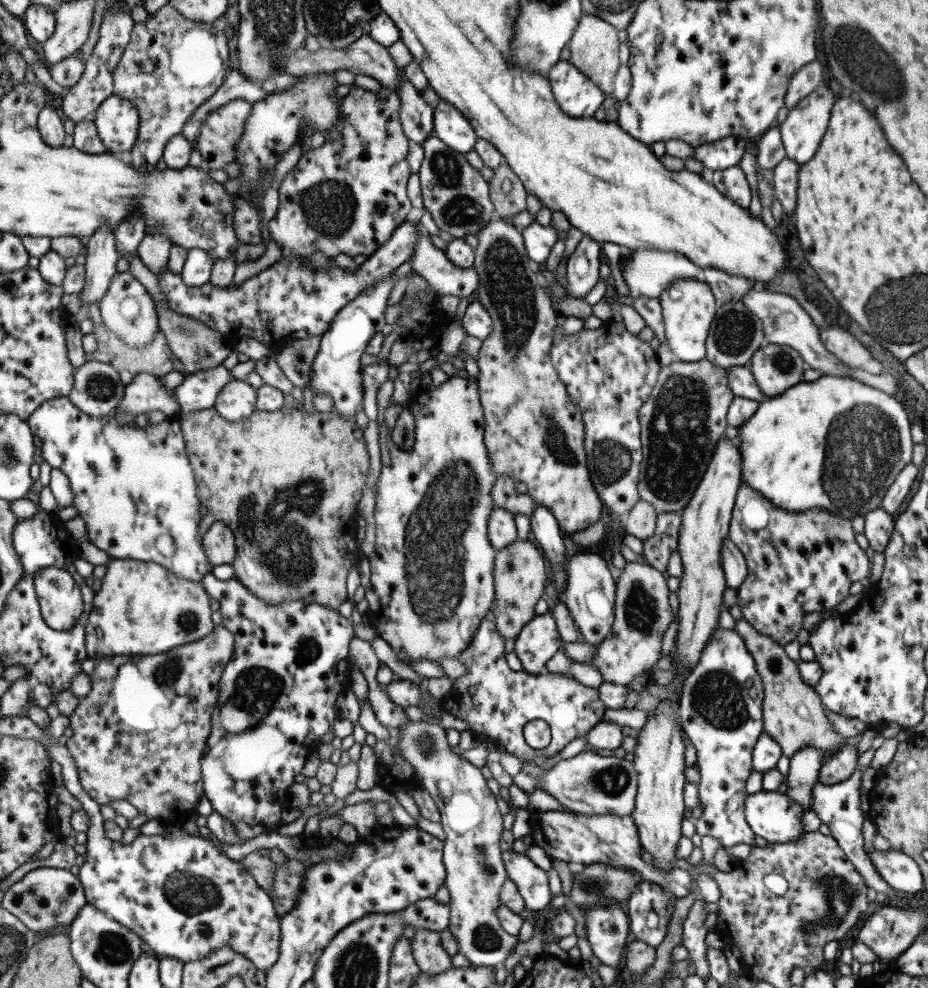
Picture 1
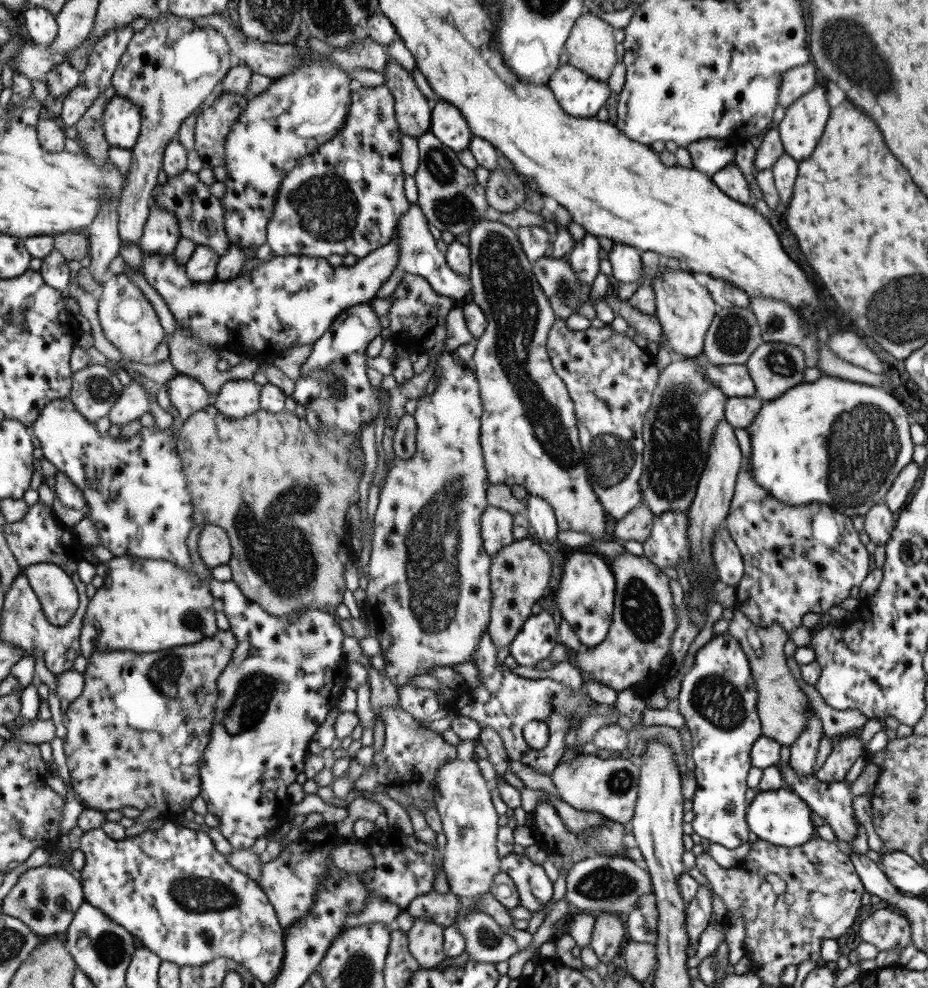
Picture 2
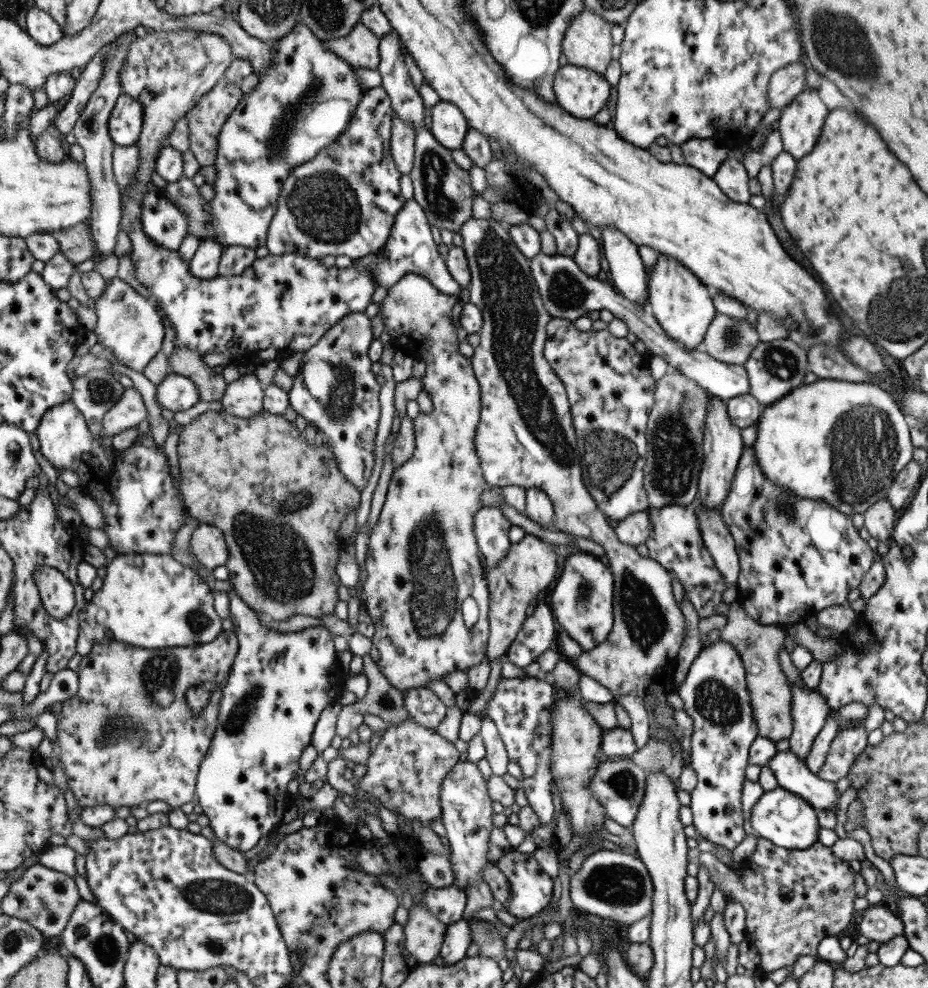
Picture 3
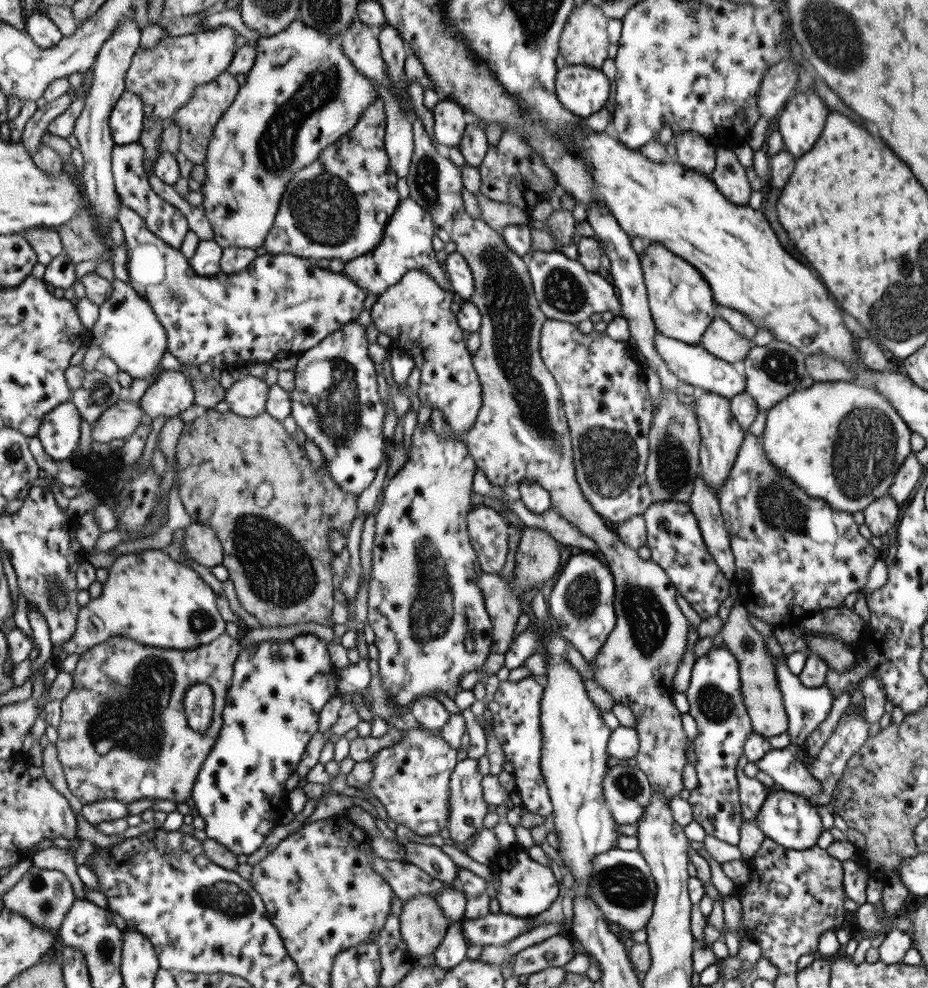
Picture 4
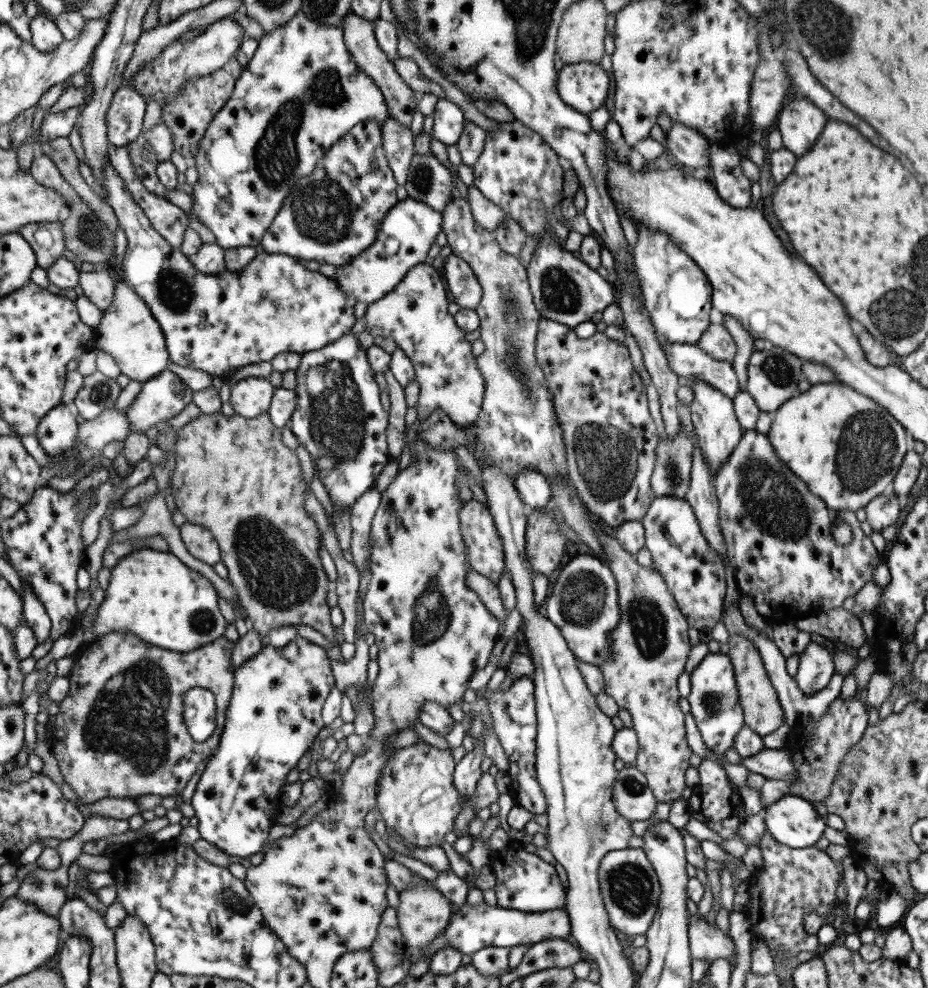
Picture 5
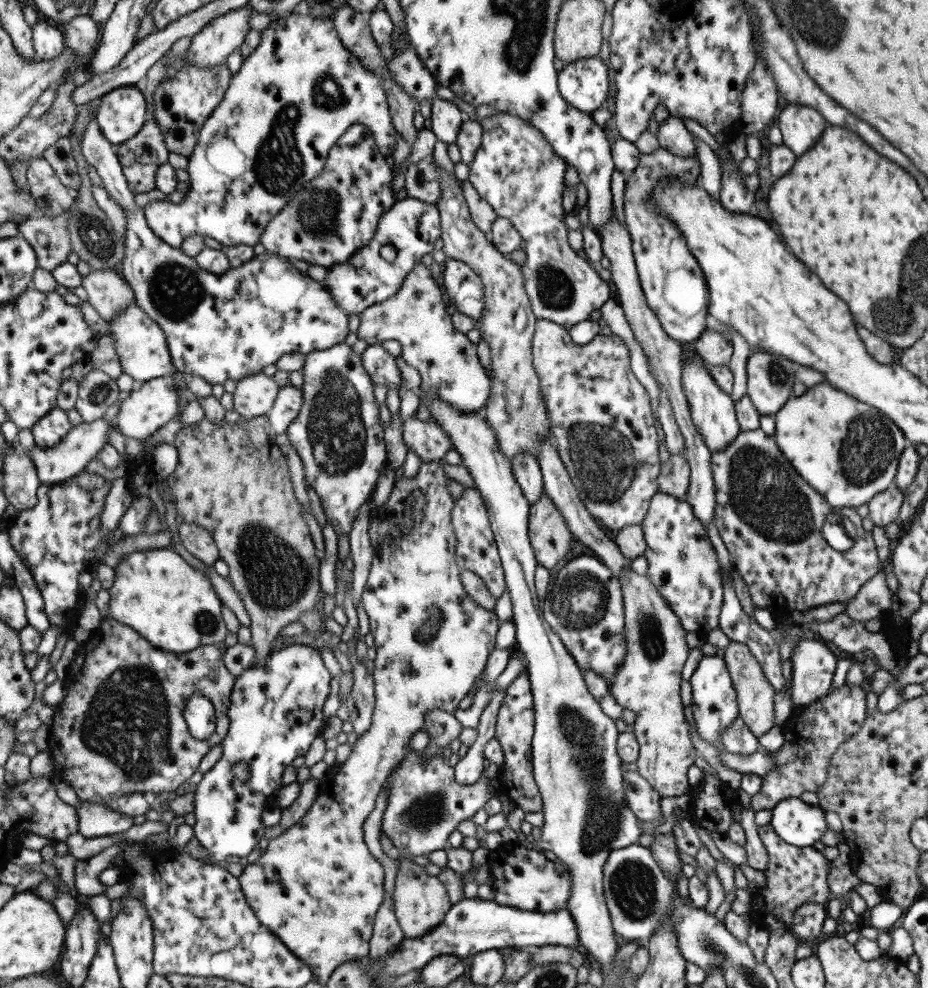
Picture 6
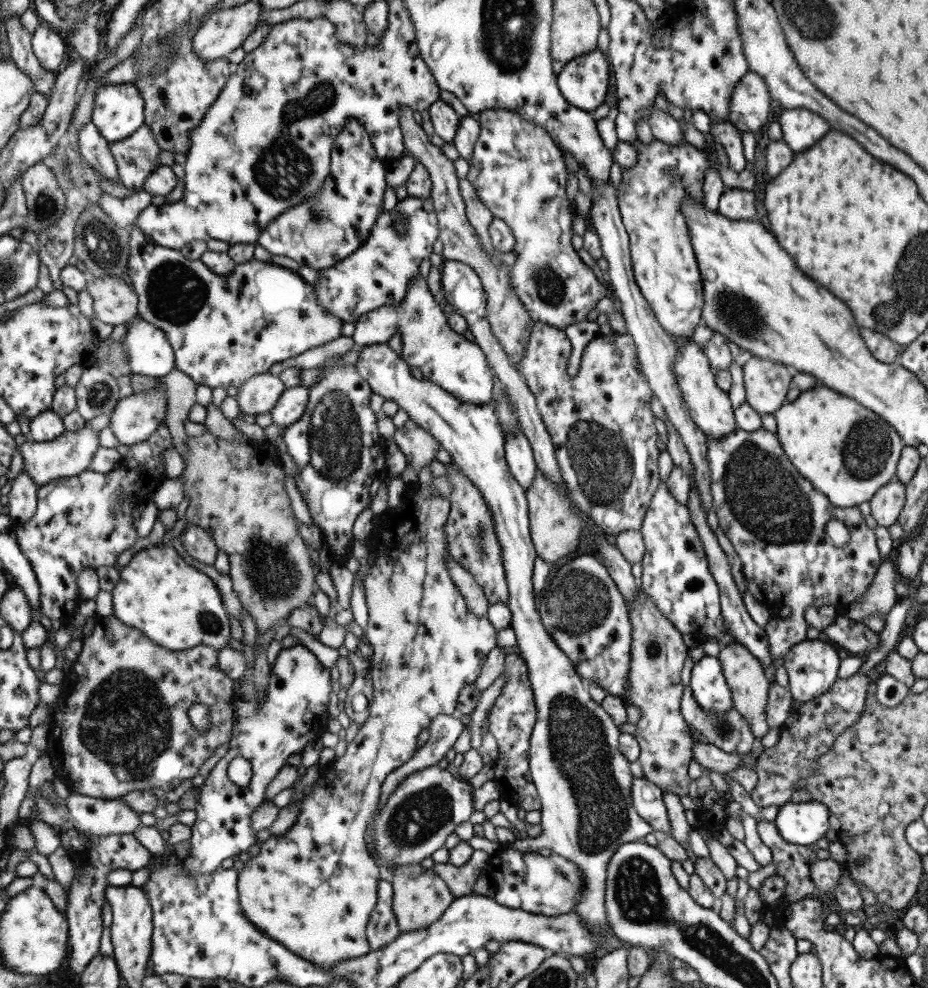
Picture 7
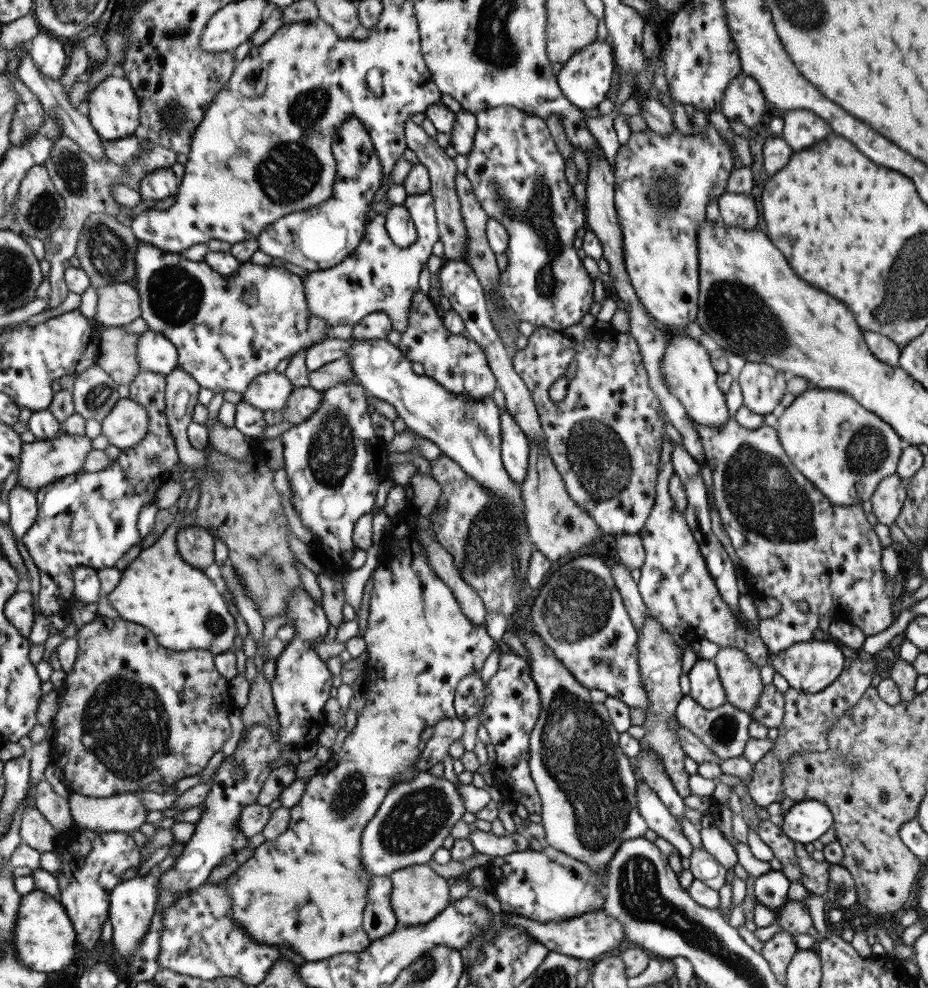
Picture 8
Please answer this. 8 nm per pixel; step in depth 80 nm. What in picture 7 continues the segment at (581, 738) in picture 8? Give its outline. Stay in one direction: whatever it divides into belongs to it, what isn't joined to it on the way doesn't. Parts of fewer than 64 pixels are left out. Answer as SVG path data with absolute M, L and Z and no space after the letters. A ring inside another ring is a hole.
M386 343L365 345L359 351L355 364L357 375L369 385L373 393L381 395L383 399L395 401L395 405L404 410L409 421L414 422L425 433L429 433L441 446L442 450L449 452L452 463L465 475L481 493L483 501L494 521L495 534L501 545L504 577L506 580L508 599L507 608L510 610L510 627L514 632L514 643L519 649L520 657L524 660L528 682L532 690L536 719L528 742L528 767L530 777L540 802L540 833L527 842L527 849L538 851L545 848L565 858L573 866L577 866L581 874L581 897L573 912L581 918L581 922L592 932L594 941L607 948L611 939L607 924L604 906L604 887L606 880L607 862L613 852L624 842L633 842L643 839L647 832L653 832L649 823L645 822L632 808L630 786L632 781L629 773L629 761L618 749L619 729L613 724L611 717L592 701L588 693L586 682L575 672L570 660L557 649L555 641L545 632L536 611L536 598L532 587L532 566L536 559L536 552L528 533L528 509L524 488L510 475L504 459L504 438L495 410L490 404L473 406L463 404L453 398L449 392L439 389L433 382L413 378L407 363L397 355Z

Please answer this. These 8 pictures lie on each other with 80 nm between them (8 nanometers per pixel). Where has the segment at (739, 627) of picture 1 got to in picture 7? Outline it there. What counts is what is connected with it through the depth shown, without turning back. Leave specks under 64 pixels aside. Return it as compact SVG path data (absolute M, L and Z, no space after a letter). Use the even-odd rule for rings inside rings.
M735 642L721 647L717 660L726 678L725 684L729 687L731 693L732 707L745 718L751 734L759 740L768 730L764 710L767 698L766 692L770 684L764 675L762 664L755 657L752 657L747 648Z

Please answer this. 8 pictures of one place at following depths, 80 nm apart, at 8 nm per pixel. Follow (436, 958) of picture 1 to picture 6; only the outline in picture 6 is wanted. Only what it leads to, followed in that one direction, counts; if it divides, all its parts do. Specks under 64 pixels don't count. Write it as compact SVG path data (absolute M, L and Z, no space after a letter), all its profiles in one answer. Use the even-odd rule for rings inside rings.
M400 859L398 868L392 893L394 916L404 938L417 938L441 924L452 904L437 877L429 876L408 859Z

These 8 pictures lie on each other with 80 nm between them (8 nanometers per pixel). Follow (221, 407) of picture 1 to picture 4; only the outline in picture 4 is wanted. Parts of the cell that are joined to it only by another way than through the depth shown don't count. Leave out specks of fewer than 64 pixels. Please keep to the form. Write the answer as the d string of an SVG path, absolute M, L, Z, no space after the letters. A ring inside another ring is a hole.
M243 376L225 390L224 402L232 414L244 418L257 417L265 411L268 386L253 376Z

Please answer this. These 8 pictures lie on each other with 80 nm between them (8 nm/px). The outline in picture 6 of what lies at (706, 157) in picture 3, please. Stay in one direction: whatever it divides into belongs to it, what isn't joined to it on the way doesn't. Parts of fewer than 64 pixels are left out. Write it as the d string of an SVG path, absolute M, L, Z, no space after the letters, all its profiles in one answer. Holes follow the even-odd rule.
M669 115L658 124L655 136L658 146L680 157L696 156L696 148L691 129L687 123L678 117Z

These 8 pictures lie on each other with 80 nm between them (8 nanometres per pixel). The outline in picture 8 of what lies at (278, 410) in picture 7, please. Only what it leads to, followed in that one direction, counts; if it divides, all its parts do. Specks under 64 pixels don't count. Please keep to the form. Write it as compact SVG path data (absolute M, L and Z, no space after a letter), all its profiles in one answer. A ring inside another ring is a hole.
M310 387L294 388L279 412L283 420L291 425L299 424L315 413L315 409L319 407L319 399L321 399L321 394L318 390Z

